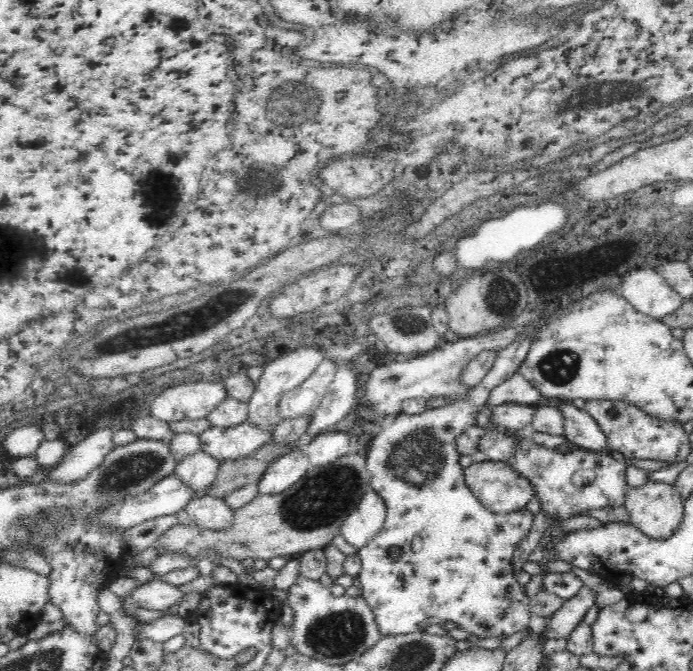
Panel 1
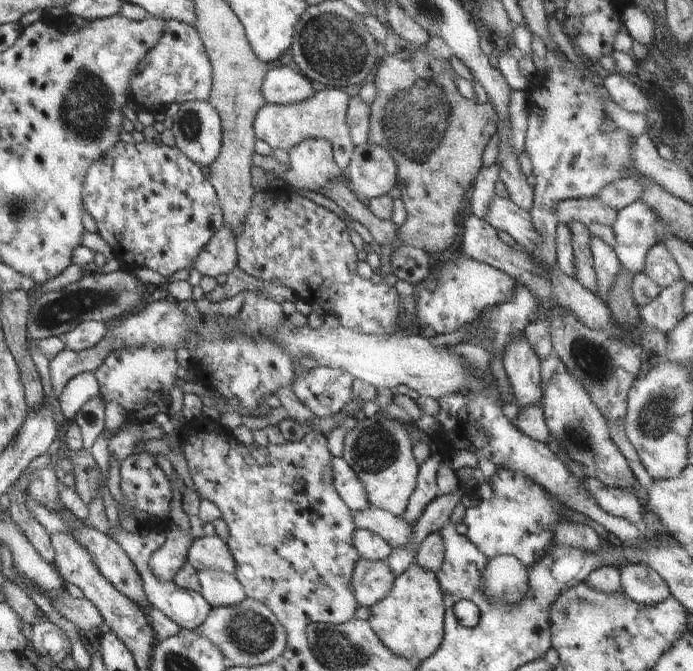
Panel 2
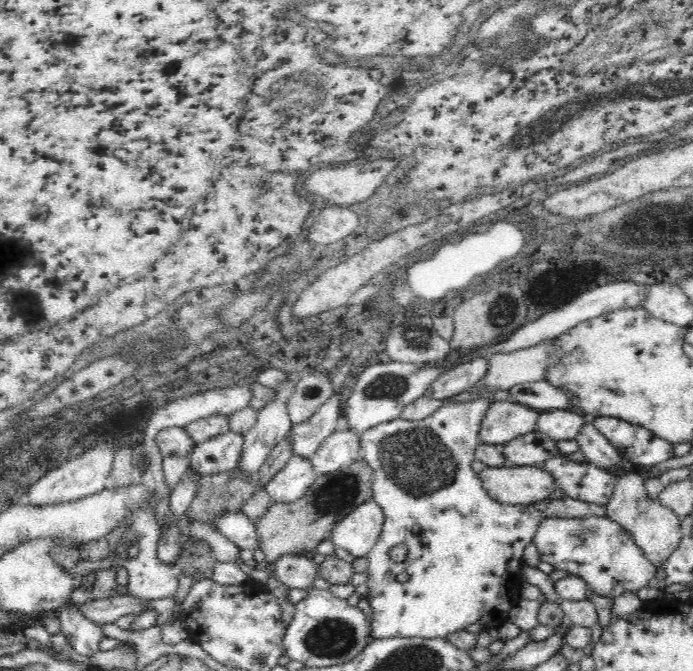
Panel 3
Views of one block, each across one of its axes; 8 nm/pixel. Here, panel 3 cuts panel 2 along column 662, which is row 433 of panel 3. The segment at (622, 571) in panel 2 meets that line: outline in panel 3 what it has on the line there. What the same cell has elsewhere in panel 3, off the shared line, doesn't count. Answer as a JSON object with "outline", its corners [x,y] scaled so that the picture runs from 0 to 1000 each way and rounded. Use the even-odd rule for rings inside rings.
{"outline":[[[843,632],[837,647],[831,650],[837,671],[848,683],[848,689],[869,700],[877,700],[890,711],[896,709],[898,681],[889,666],[856,633]]]}

